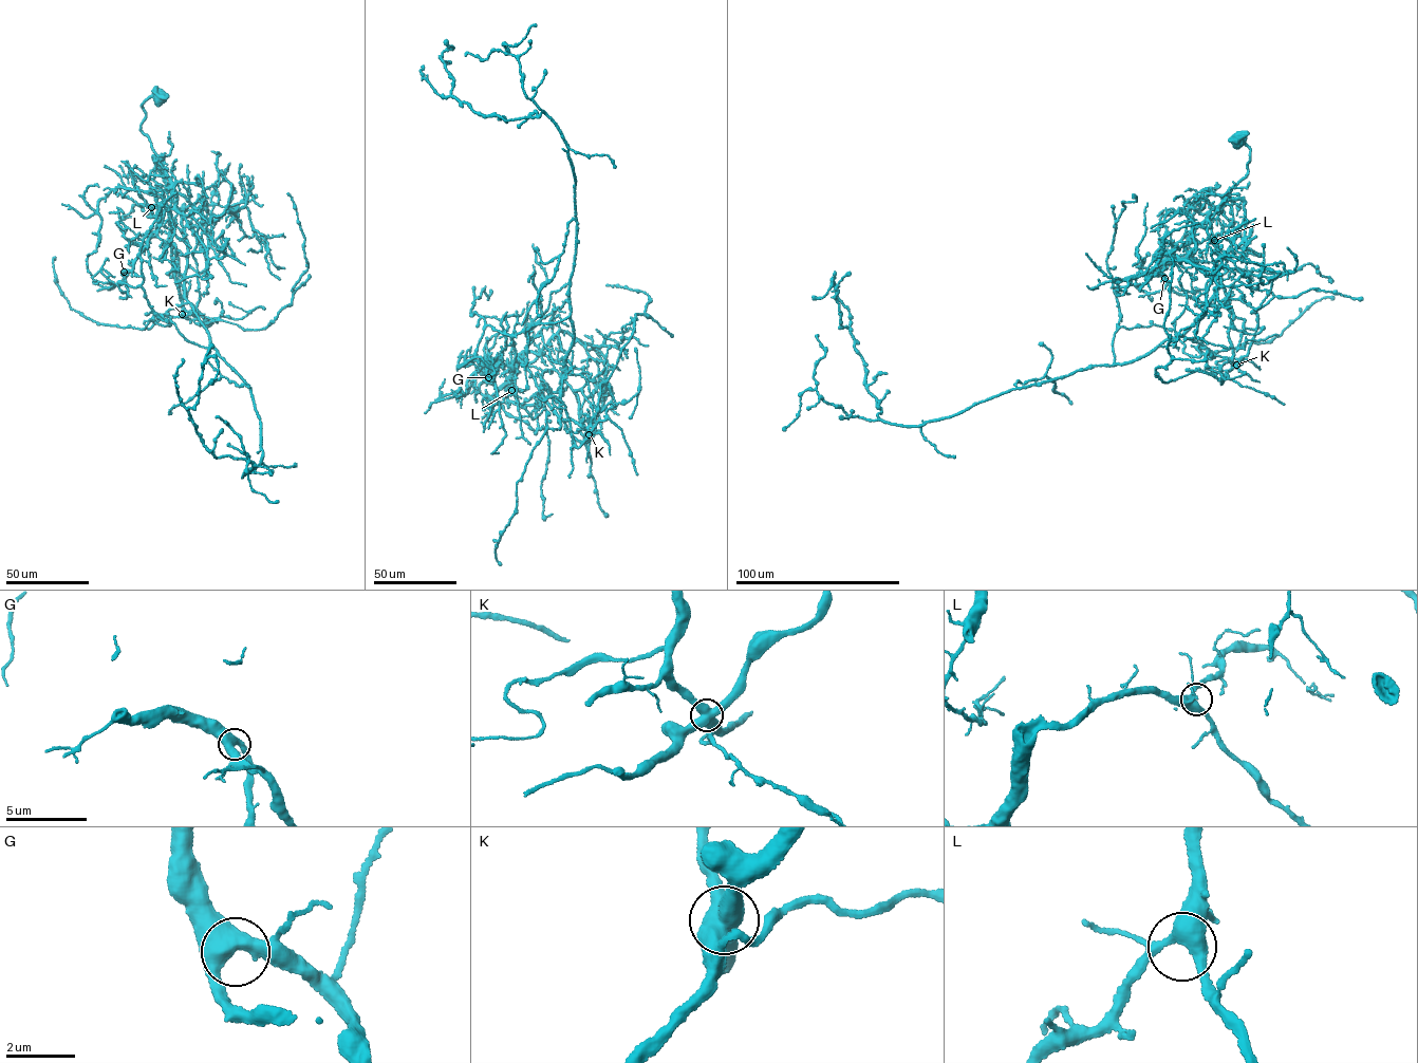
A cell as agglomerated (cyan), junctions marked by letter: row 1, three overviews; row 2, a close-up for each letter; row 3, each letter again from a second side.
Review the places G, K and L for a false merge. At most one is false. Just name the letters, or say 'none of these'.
none of these

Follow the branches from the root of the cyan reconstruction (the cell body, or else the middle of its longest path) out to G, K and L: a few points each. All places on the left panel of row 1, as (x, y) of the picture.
G: (160, 98), (143, 103), (141, 131), (159, 156), (175, 203), (165, 210), (133, 267), (124, 272)
K: (160, 98), (143, 103), (146, 118), (141, 131), (149, 138), (175, 194), (168, 213), (171, 262), (182, 314)
L: (160, 98), (143, 103), (146, 118), (141, 131), (159, 156), (175, 203), (163, 210), (151, 207)

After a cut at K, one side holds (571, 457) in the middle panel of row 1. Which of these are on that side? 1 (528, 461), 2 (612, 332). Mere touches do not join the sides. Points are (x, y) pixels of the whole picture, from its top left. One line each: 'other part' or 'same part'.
1: other part
2: same part

